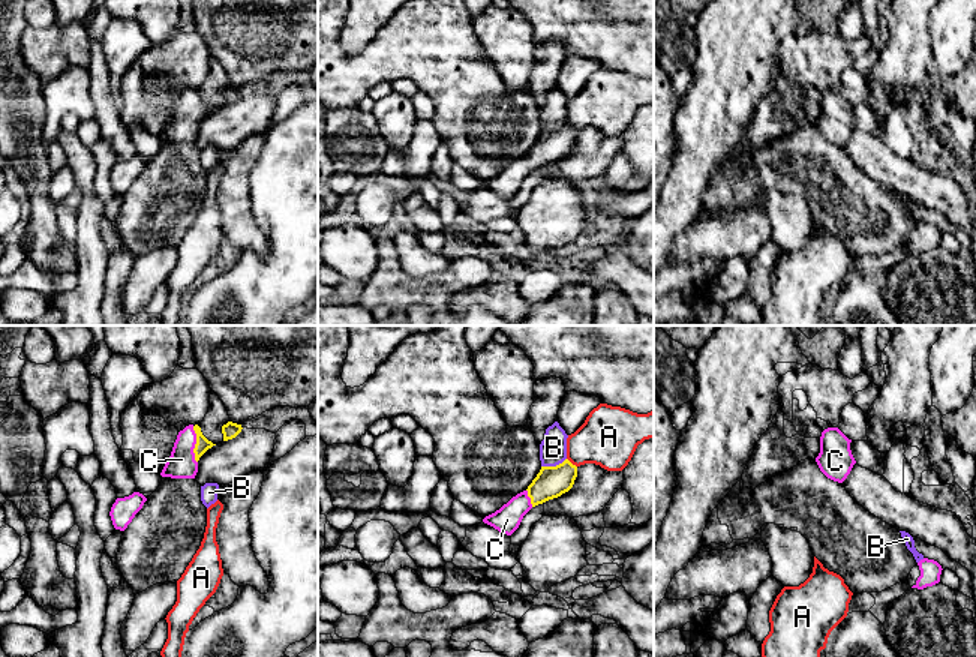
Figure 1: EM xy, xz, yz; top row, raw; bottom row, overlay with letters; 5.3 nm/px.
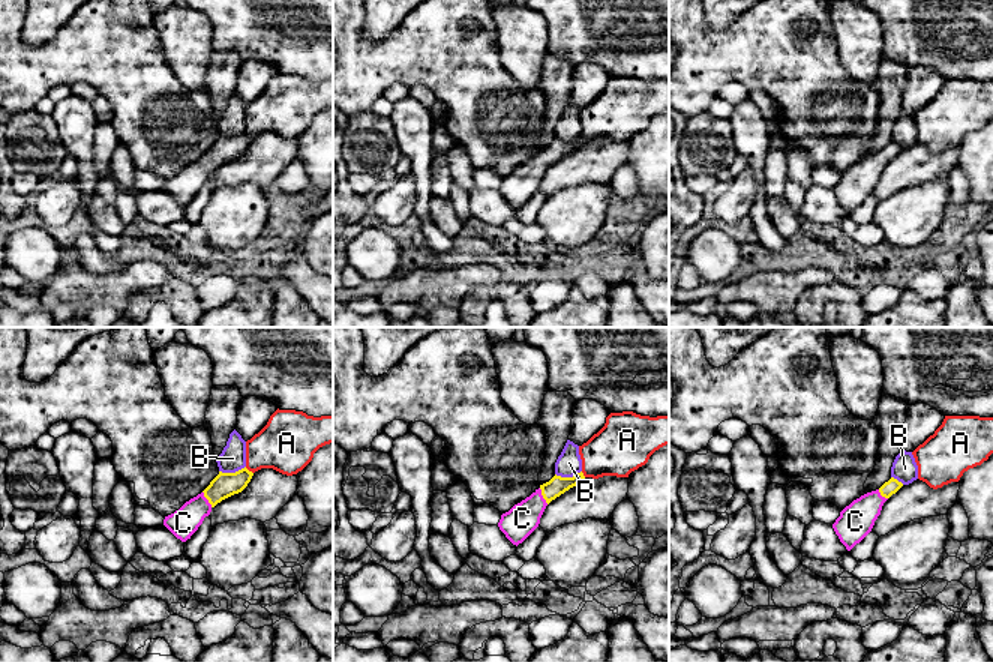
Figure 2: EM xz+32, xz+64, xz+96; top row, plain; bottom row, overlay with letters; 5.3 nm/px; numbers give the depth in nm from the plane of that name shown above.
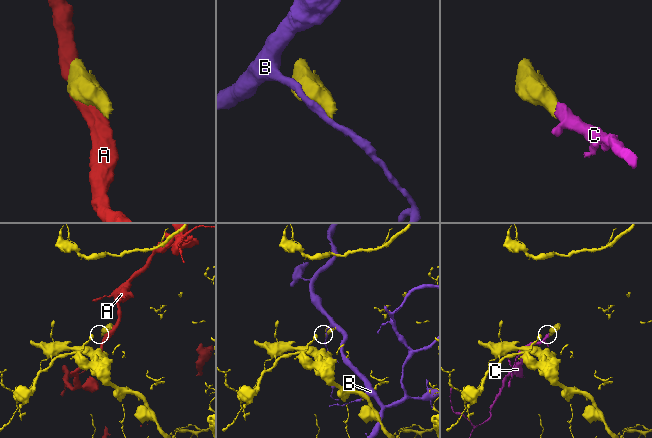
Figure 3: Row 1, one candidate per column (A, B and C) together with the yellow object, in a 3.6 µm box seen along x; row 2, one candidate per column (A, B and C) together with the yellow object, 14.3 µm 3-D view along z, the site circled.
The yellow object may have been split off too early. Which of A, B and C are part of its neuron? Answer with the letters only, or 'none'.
C

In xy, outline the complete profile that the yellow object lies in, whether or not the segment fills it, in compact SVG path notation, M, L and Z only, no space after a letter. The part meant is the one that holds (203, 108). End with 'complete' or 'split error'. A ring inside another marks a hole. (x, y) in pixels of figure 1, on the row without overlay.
M189 88L178 96L169 123L166 124L160 140L171 142L195 142L198 136L199 122L211 112L198 88Z; split error

